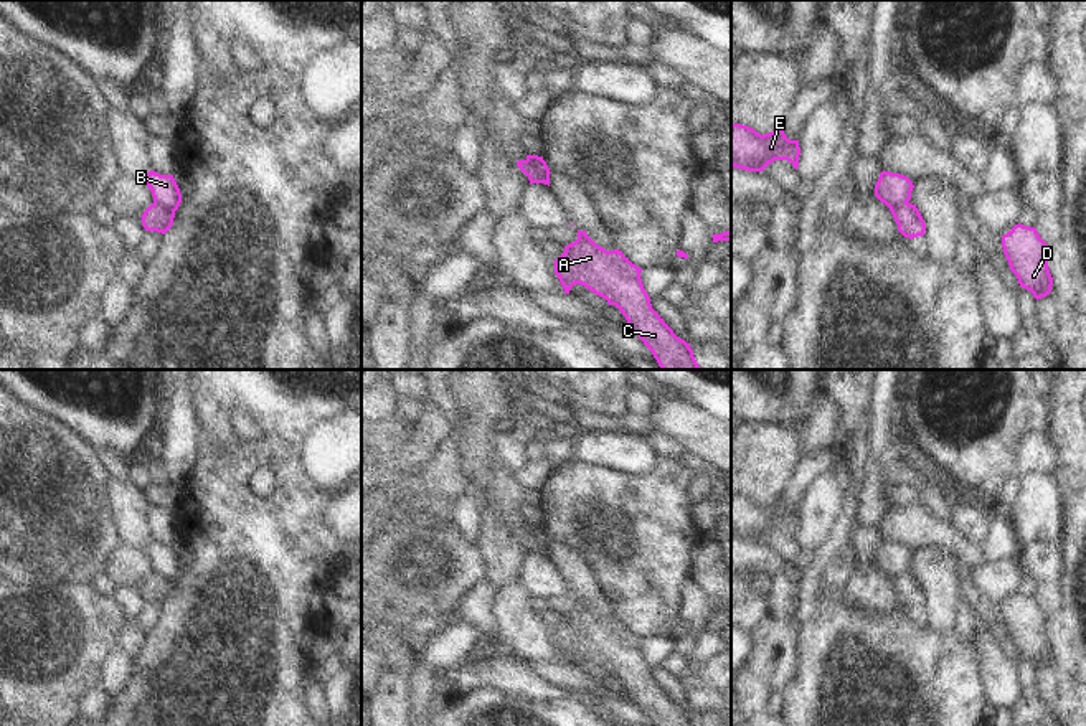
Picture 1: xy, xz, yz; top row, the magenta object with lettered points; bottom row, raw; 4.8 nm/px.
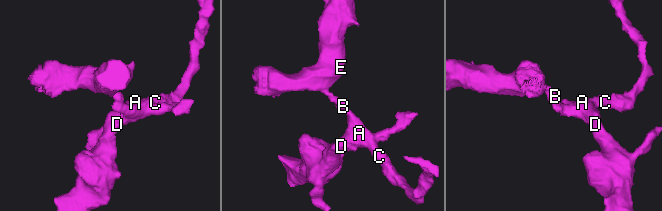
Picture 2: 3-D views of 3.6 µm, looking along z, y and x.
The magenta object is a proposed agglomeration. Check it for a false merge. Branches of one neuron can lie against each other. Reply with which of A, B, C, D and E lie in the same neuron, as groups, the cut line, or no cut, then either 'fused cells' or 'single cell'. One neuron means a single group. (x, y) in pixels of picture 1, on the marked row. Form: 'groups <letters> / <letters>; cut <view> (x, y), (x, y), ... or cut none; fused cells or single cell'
groups A C D / B E; cut xz (525, 160), (535, 172), (548, 175); fused cells

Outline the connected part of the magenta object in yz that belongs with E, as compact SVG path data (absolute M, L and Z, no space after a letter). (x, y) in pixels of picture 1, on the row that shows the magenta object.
M731 122L731 167L734 168L763 172L774 160L787 160L797 170L799 155L799 140L787 139L782 127L761 135L748 125Z

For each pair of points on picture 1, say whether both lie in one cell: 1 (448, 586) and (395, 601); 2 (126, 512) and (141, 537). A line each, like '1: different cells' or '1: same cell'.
1: same cell
2: same cell

